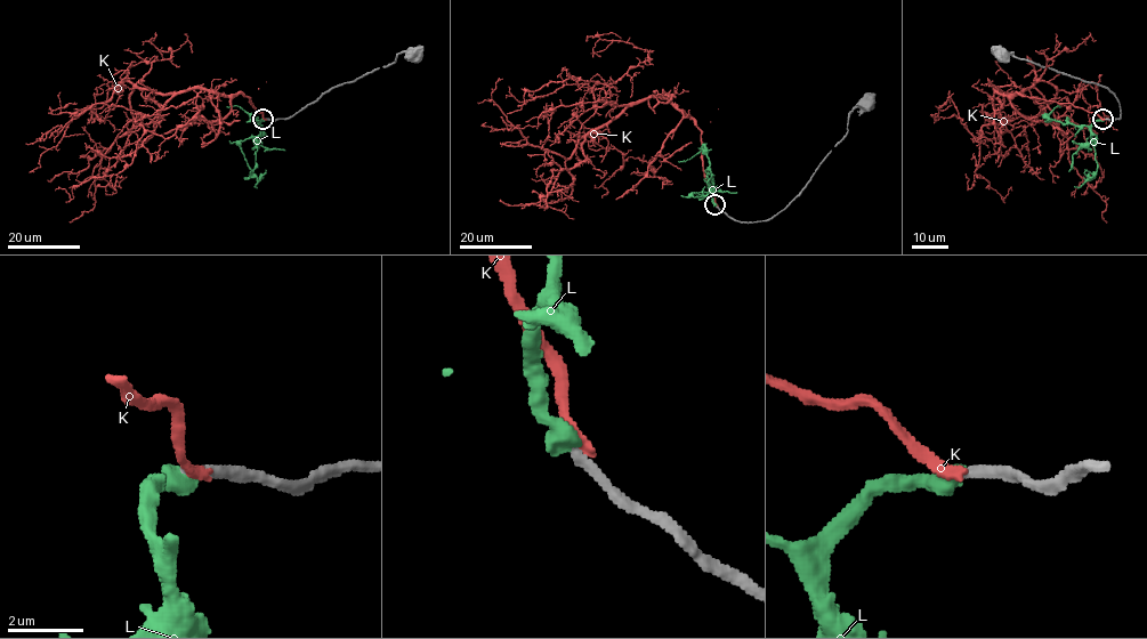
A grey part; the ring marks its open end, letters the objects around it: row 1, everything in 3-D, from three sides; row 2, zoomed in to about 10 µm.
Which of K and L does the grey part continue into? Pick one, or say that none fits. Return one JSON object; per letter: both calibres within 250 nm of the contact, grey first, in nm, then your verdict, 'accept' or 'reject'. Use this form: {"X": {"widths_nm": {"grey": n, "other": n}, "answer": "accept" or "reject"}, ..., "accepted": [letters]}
{"K": {"widths_nm": {"grey": 280, "other": 280}, "answer": "reject"}, "L": {"widths_nm": {"grey": 260, "other": 550}, "answer": "reject"}, "accepted": []}

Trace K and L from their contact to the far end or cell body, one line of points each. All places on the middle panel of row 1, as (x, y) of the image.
K: (716, 205), (692, 119), (659, 97), (595, 103), (592, 87), (651, 59), (630, 42), (599, 37), (621, 38)
L: (716, 205), (713, 193), (692, 195), (703, 199), (709, 193), (705, 176)

